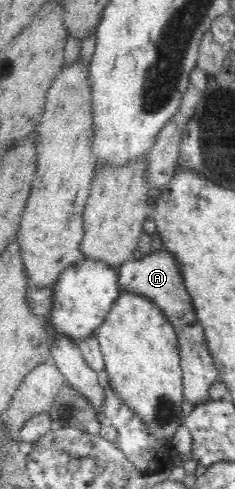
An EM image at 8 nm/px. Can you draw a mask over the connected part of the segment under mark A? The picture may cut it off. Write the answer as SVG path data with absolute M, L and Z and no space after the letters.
M162 249L147 254L143 259L126 261L116 271L119 277L118 285L122 288L122 291L146 297L172 323L179 347L185 400L192 405L208 400L209 389L218 379L217 369L213 357L209 353L202 327L198 323L198 317L192 309L192 303L190 303L192 297L188 295L188 291L184 287L179 263L176 262L170 252L166 253Z

